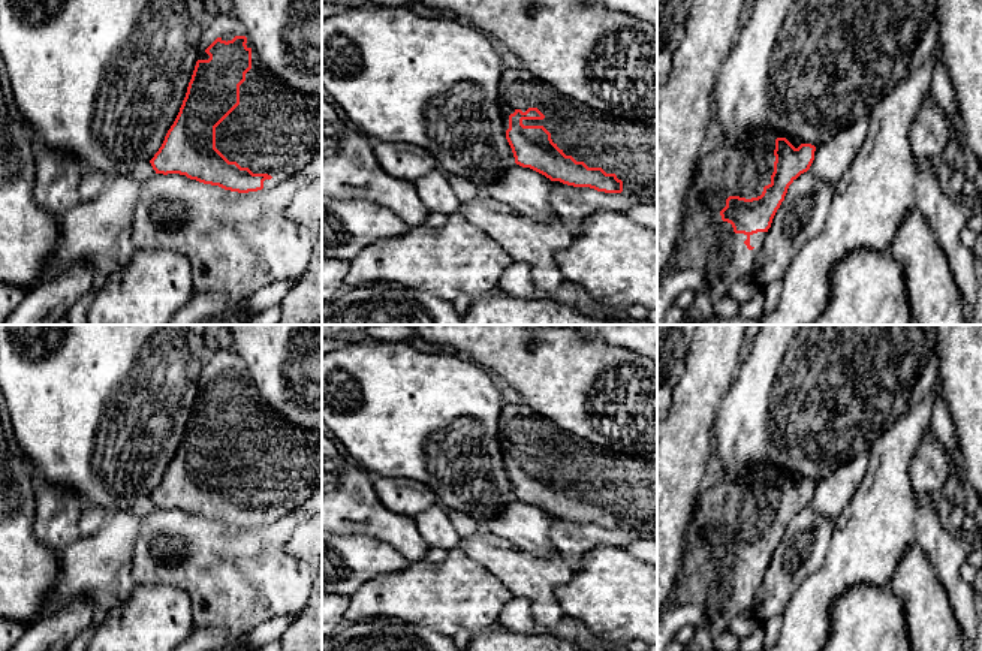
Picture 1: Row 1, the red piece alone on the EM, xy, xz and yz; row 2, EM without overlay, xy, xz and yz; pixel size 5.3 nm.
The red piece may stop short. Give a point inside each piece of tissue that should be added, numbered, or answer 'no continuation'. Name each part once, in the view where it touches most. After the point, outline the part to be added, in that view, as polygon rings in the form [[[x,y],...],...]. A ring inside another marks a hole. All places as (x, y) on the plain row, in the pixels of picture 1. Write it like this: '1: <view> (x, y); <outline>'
1: xy (276, 464); [[[234,347],[210,352],[198,379],[198,395],[210,394],[205,385],[217,373],[228,377],[235,371],[247,373],[247,365]],[[248,373],[246,380],[251,385],[251,404],[240,421],[240,440],[216,462],[216,483],[253,509],[271,510],[263,516],[263,524],[269,524],[290,515],[322,486],[322,434],[275,416],[260,400]]]

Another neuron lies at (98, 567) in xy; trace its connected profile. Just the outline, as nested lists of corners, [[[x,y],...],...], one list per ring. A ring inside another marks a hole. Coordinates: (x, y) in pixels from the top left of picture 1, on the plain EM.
[[[135,509],[115,510],[97,533],[79,536],[60,551],[57,582],[36,620],[73,599],[90,602],[99,618],[129,600],[136,585],[132,560],[141,525],[142,515]]]

